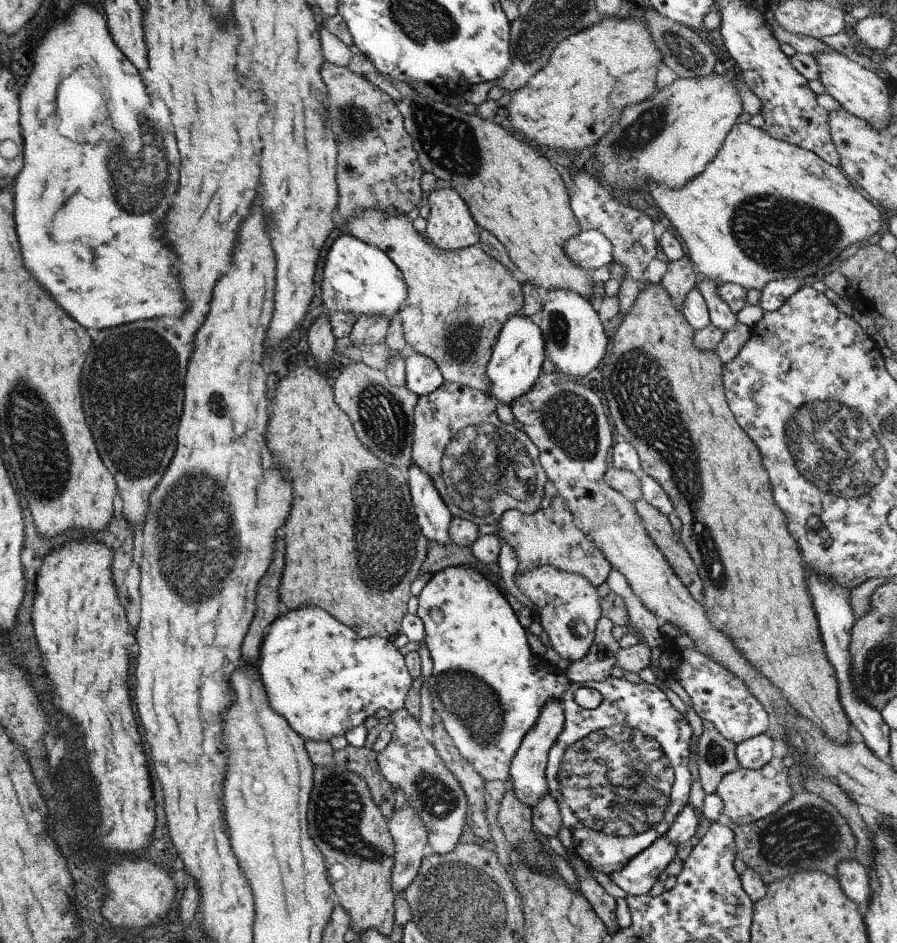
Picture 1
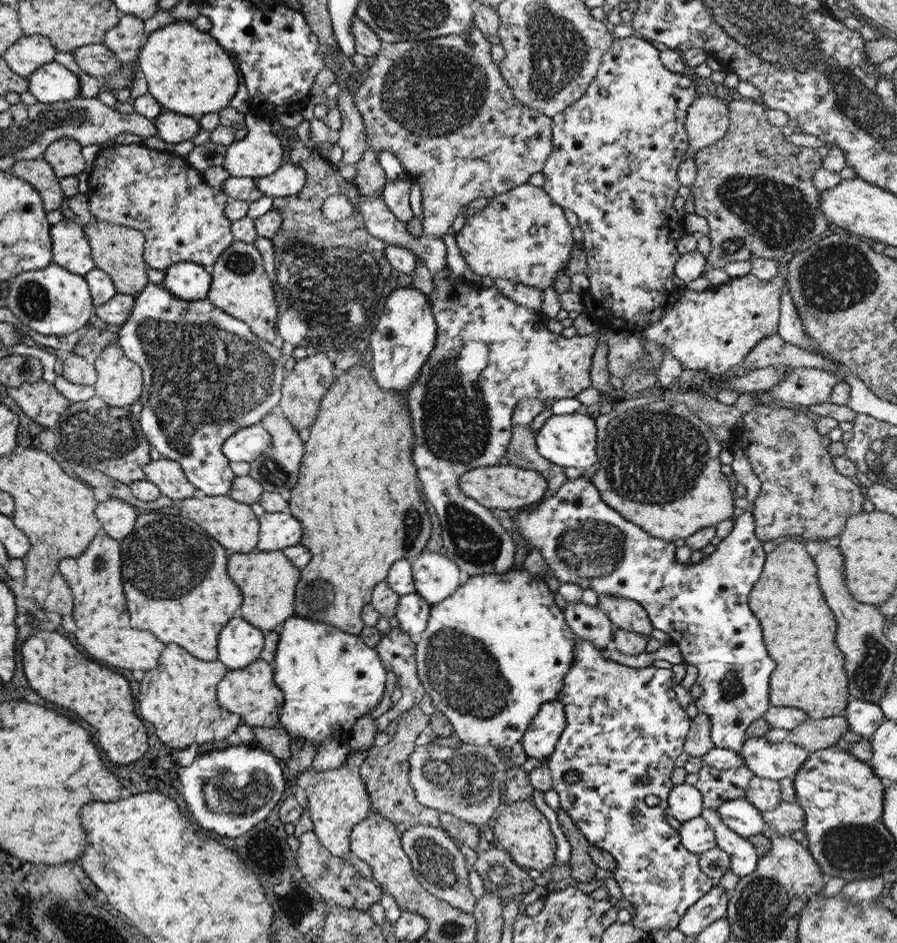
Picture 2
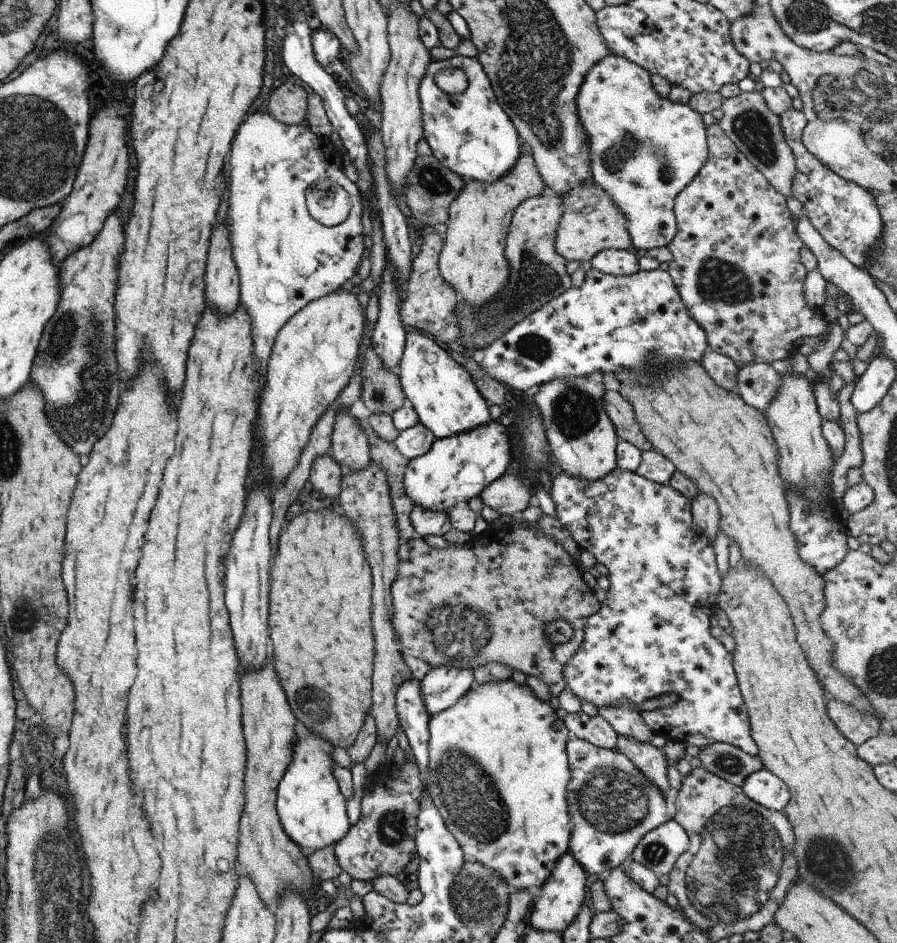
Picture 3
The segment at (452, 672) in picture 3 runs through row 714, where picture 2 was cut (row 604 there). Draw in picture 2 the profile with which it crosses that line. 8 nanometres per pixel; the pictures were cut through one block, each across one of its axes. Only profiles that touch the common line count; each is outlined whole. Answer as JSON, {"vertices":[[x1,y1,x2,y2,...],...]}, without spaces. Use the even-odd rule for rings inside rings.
{"vertices":[[423,550,410,560,410,563,415,593,421,595,429,607,435,606,441,602,441,599,447,598,462,582,463,575,458,566,438,553]]}

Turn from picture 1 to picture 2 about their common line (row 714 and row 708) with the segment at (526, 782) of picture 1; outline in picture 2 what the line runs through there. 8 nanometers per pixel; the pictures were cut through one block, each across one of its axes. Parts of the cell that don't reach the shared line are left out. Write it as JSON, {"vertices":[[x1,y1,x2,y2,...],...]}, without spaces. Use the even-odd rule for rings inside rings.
{"vertices":[[557,700,540,704,519,740,527,757,546,761,557,744,560,732,564,729,564,715,563,705]]}

